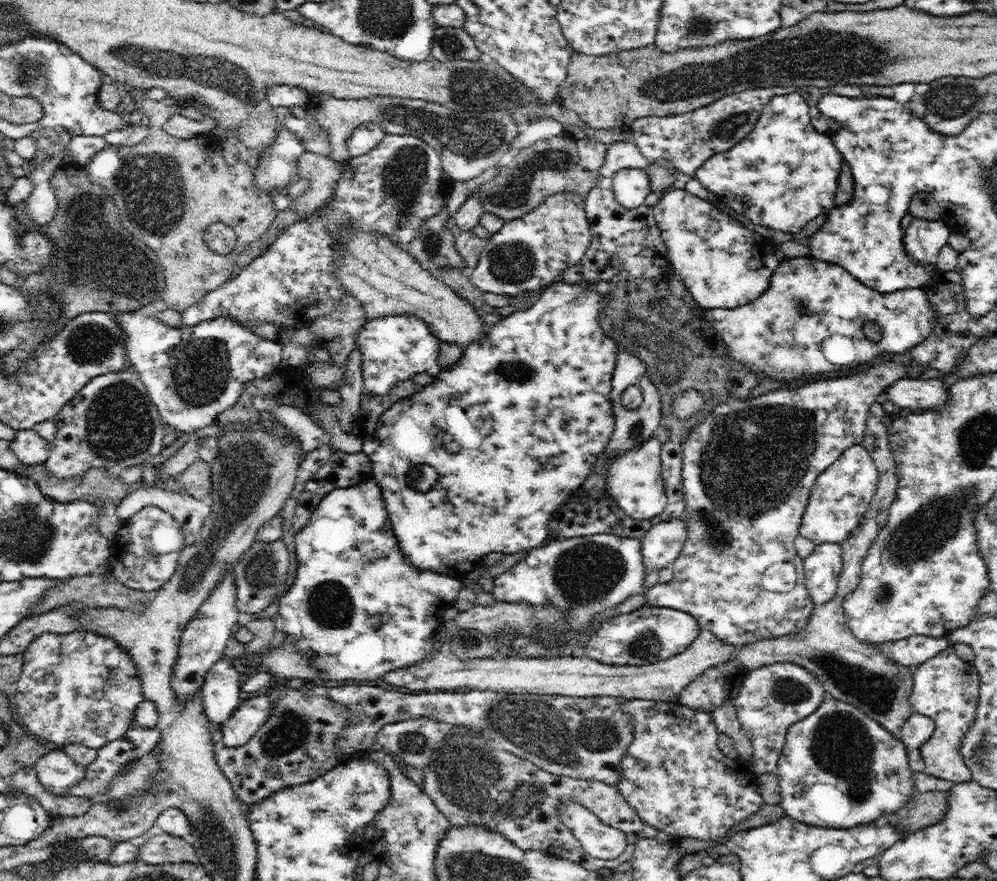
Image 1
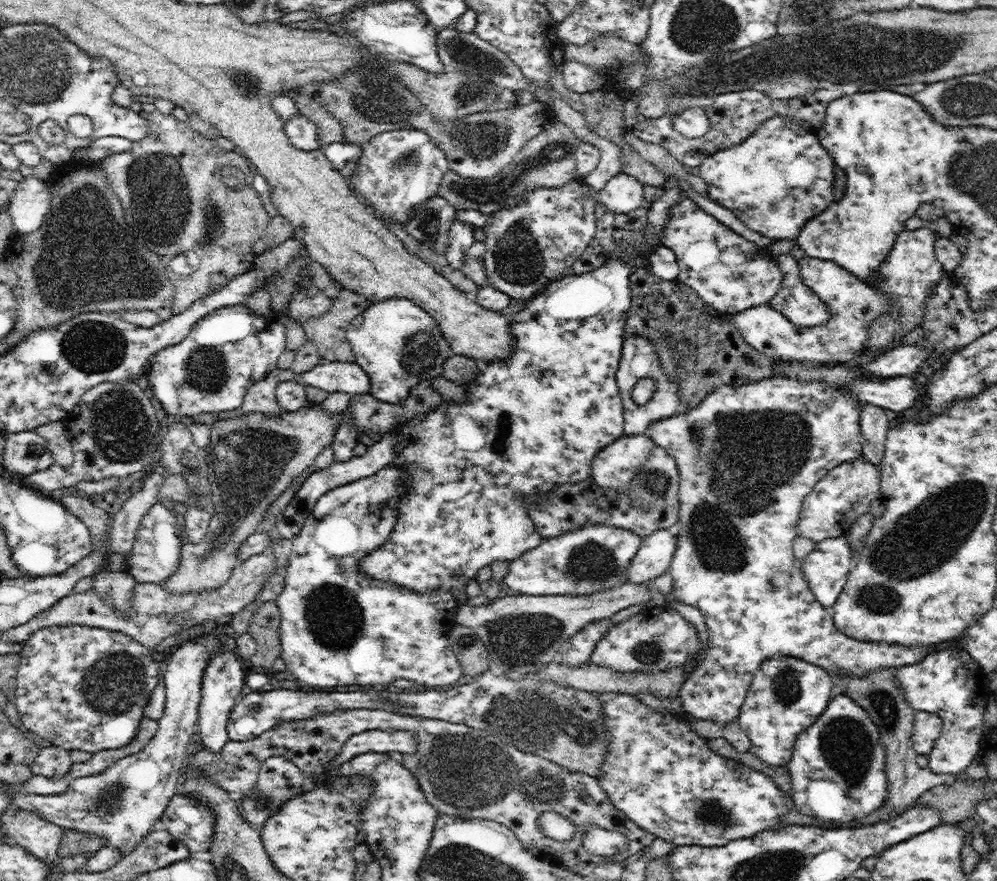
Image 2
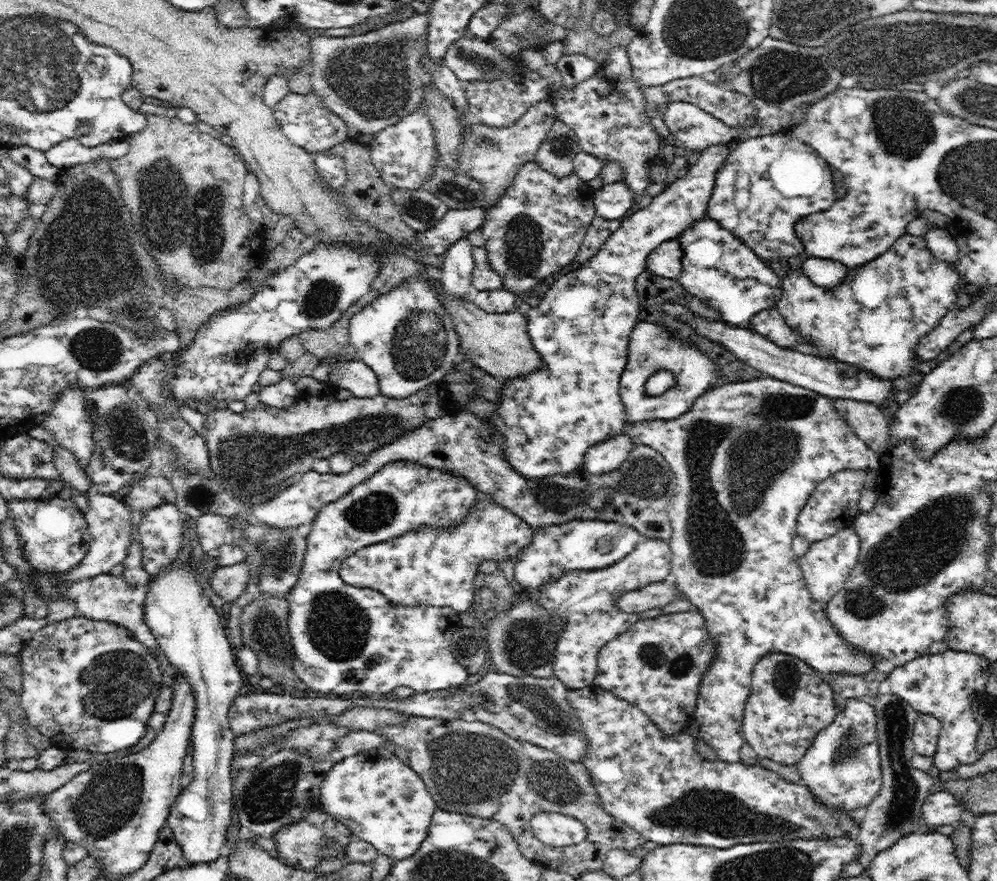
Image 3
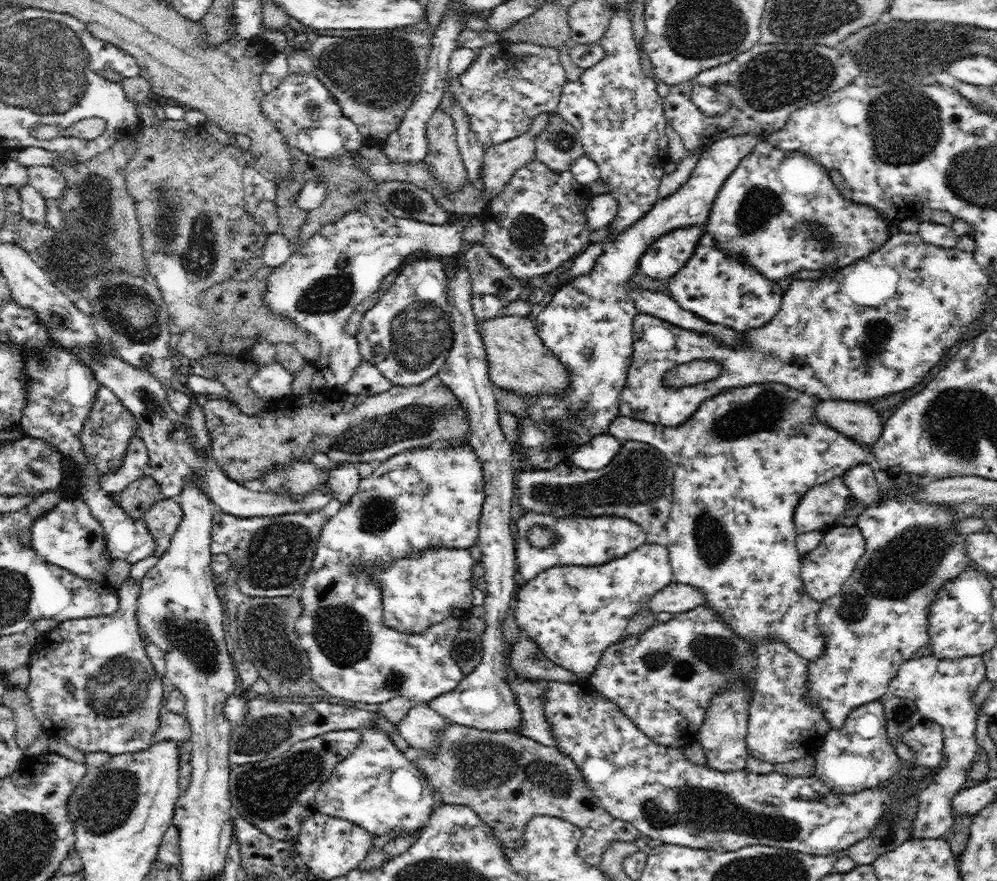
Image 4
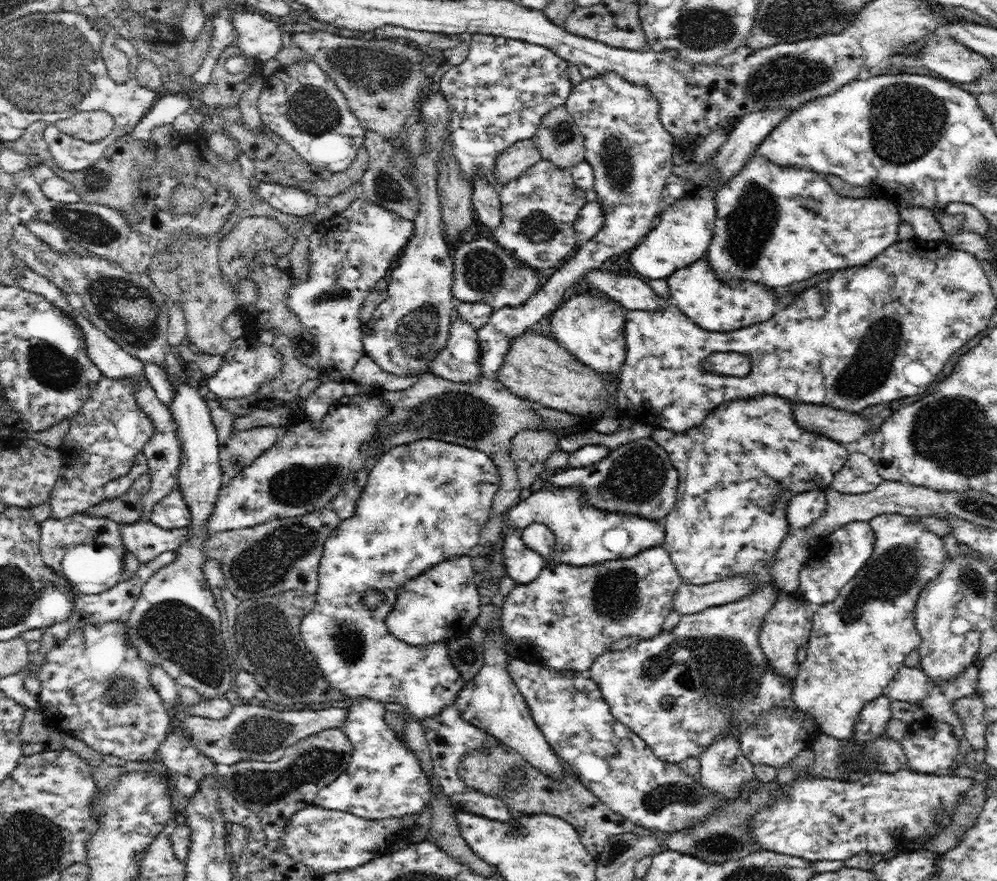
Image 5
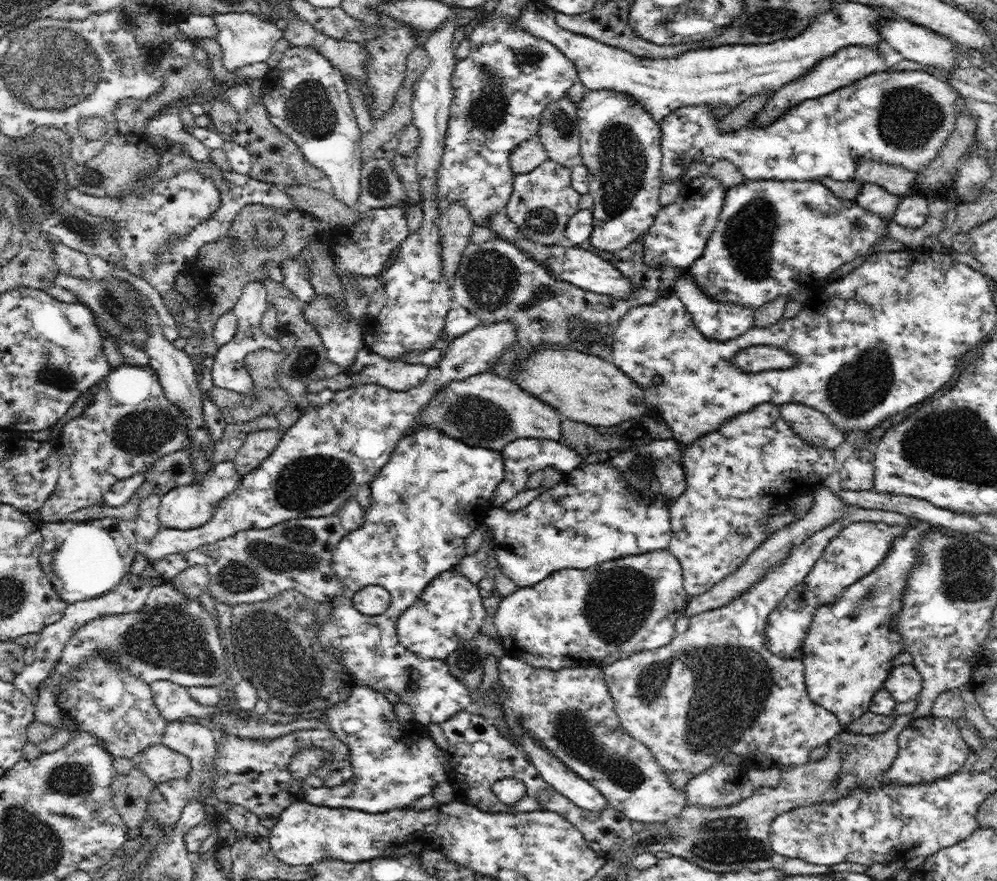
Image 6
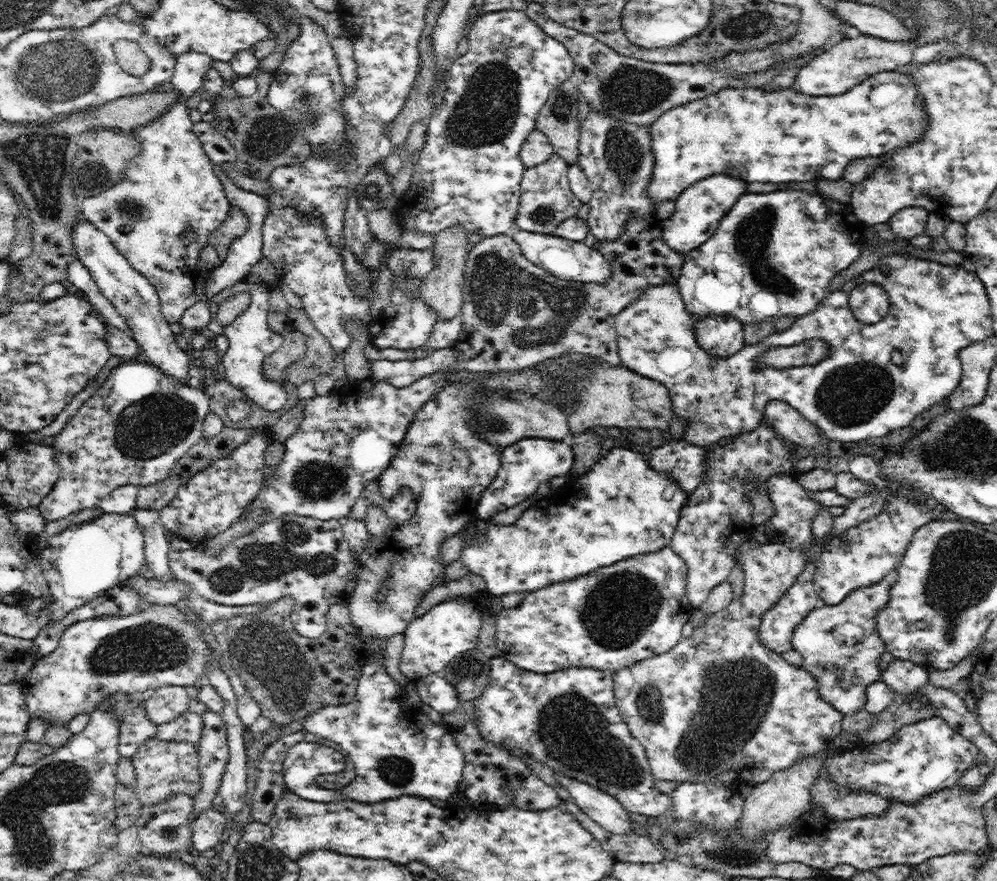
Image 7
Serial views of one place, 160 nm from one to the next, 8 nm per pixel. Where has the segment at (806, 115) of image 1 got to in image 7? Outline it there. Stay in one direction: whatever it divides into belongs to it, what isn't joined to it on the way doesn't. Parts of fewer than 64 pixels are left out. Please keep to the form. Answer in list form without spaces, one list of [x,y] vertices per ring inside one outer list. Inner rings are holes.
[[[818,191],[747,192],[722,217],[716,232],[704,244],[684,255],[676,285],[695,323],[706,316],[731,316],[743,325],[775,321],[780,316],[800,318],[814,312],[830,293],[828,284],[832,278],[848,269],[862,254],[866,228],[867,225],[854,214],[851,204],[839,205]]]

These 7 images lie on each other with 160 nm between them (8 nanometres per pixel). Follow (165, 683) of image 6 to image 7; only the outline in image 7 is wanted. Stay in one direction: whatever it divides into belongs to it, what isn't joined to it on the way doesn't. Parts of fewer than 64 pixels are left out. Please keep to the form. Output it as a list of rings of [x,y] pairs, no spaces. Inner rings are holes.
[[[166,686],[148,694],[144,702],[148,718],[156,725],[173,721],[188,709],[190,698],[182,686]]]

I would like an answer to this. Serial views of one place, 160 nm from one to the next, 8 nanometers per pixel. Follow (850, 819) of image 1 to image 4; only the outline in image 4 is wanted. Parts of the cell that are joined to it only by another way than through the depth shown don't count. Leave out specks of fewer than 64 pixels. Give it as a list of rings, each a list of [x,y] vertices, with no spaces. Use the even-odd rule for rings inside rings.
[[[872,701],[856,707],[842,728],[830,729],[815,754],[814,775],[828,788],[842,794],[852,794],[871,789],[888,781],[900,772],[903,762],[897,756],[895,746],[886,735],[884,707]]]

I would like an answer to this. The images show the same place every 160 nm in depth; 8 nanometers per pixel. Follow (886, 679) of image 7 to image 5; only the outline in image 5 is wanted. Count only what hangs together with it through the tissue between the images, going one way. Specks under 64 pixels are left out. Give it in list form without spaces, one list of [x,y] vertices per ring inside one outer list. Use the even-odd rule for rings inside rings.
[[[972,664],[970,668],[967,668],[952,681],[947,681],[944,685],[936,685],[932,683],[932,679],[928,677],[922,668],[908,667],[904,665],[900,667],[900,670],[894,676],[891,683],[888,684],[888,696],[894,700],[908,701],[920,705],[920,707],[926,712],[926,714],[932,716],[932,718],[948,723],[954,731],[954,735],[958,737],[958,740],[964,739],[965,732],[963,731],[963,724],[960,717],[953,711],[952,705],[955,700],[958,700],[963,696],[970,696],[976,693],[978,688],[979,667],[978,664]]]

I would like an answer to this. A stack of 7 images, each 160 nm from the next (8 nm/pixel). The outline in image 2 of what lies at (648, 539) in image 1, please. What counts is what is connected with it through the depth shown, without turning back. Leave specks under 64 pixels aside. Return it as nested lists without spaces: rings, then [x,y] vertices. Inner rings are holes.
[[[658,529],[641,540],[632,562],[627,566],[625,580],[632,583],[646,583],[667,572],[676,552],[675,530]]]

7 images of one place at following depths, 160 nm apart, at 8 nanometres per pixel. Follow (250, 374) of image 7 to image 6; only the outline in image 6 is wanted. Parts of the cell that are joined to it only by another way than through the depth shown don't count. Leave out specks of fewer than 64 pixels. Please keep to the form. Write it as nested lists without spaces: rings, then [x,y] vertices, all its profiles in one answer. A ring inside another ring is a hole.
[[[250,282],[242,290],[242,294],[232,310],[237,318],[236,334],[228,344],[224,344],[224,346],[219,347],[217,350],[214,356],[213,367],[207,376],[207,385],[216,385],[216,387],[234,390],[234,392],[253,394],[254,389],[252,389],[252,386],[254,384],[252,383],[250,373],[246,369],[245,356],[260,348],[270,349],[276,352],[282,348],[277,338],[268,336],[268,334],[262,331],[262,327],[260,327],[260,320],[262,320],[262,316],[264,316],[268,305],[267,290],[263,282]]]

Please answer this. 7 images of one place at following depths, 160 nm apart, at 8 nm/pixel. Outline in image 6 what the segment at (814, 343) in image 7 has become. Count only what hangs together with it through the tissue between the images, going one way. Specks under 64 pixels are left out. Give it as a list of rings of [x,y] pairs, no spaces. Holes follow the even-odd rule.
[[[772,345],[745,348],[730,361],[742,371],[755,373],[768,369],[786,369],[798,364],[798,359],[792,353]]]

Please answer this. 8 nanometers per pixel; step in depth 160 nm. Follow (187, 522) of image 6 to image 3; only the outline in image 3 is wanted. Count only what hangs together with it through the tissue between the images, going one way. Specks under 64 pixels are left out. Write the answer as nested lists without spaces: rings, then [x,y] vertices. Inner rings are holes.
[[[175,503],[159,504],[145,513],[139,522],[142,566],[152,577],[172,565],[183,548],[185,525],[180,513]]]

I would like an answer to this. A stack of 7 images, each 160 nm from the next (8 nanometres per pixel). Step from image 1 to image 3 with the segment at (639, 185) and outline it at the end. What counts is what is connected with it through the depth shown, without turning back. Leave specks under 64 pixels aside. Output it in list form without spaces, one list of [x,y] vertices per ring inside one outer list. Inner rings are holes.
[[[622,180],[603,185],[594,193],[597,216],[605,220],[626,218],[632,212],[633,204],[631,188]]]

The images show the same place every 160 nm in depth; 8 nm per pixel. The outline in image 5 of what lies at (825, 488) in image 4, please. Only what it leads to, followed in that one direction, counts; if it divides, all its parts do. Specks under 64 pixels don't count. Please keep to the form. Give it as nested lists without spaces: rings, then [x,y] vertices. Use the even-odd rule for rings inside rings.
[[[827,491],[803,492],[793,496],[786,509],[786,518],[792,529],[810,526],[824,514]]]

